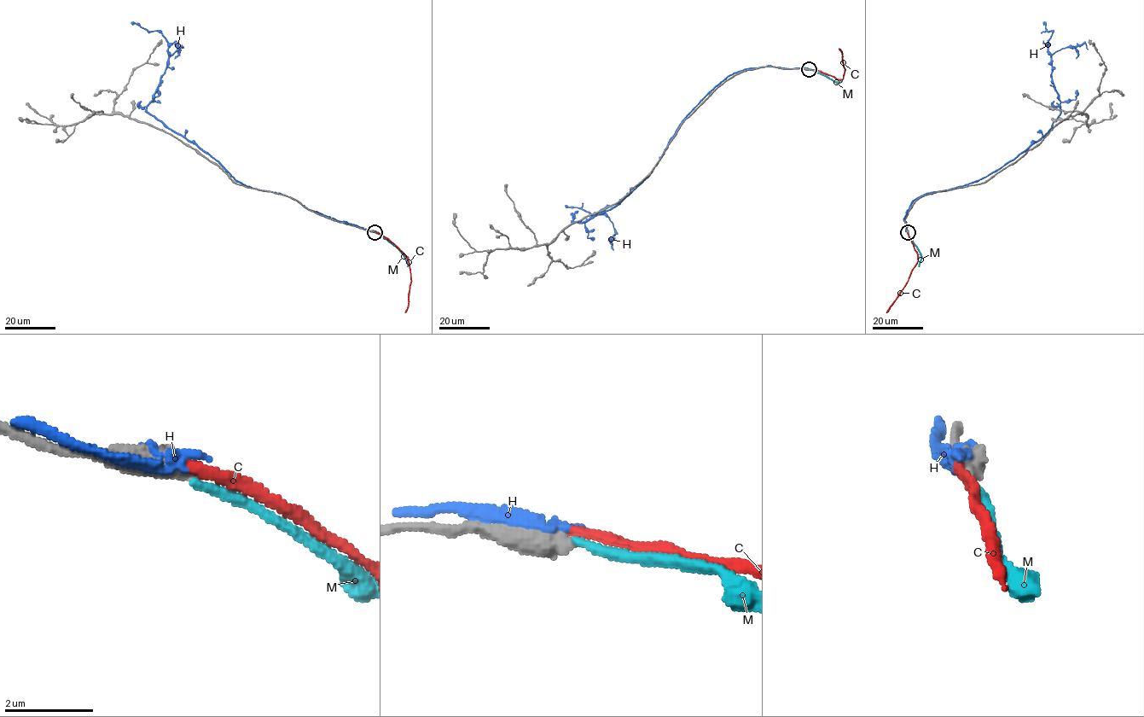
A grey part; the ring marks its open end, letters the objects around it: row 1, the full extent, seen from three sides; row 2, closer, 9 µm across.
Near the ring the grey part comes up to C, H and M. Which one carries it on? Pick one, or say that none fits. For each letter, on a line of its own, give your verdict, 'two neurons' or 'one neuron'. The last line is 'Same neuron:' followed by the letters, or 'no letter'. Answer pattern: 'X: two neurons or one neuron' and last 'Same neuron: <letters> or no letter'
C: two neurons
H: two neurons
M: two neurons
Same neuron: no letter

